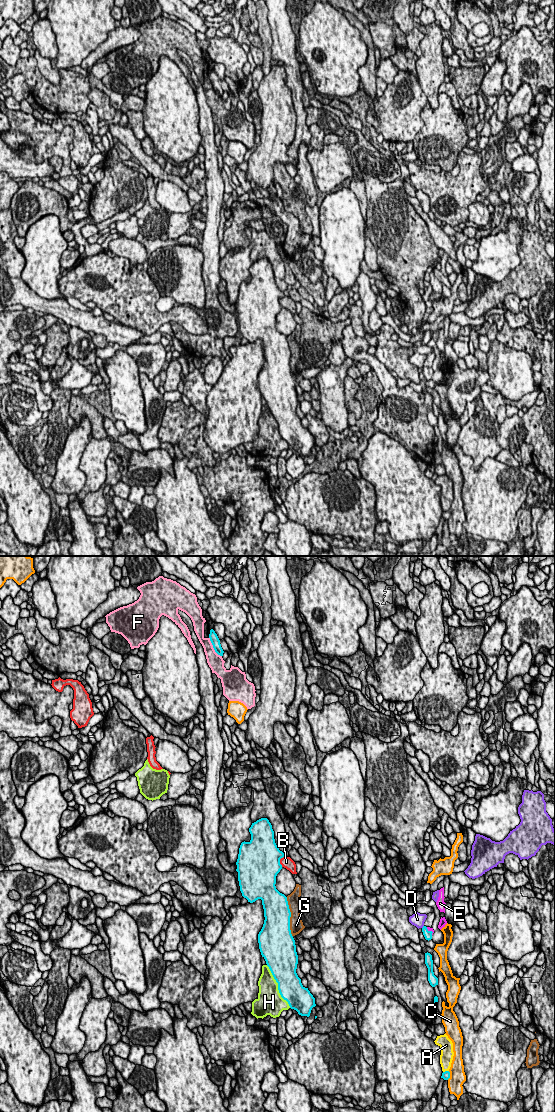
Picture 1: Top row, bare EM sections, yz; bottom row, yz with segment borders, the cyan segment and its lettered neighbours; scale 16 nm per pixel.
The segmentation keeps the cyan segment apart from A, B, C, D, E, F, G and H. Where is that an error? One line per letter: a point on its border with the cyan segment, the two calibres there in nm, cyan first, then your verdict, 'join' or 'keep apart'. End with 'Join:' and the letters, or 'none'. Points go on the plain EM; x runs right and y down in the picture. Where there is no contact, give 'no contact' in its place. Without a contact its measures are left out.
A: contact yz (445, 511); calibres 130 and 220 nm; keep apart
B: contact yz (279, 301); calibres 500 and 190 nm; keep apart
C: contact yz (449, 515); calibres 130 and 260 nm; keep apart
D: contact yz (423, 367); calibres 130 and 220 nm; keep apart
E: contact yz (430, 371); calibres 130 and 60 nm; join
F: contact yz (213, 87); calibres 140 and 240 nm; keep apart
G: contact yz (290, 356); calibres 420 and 220 nm; keep apart
H: contact yz (278, 426); calibres 380 and 380 nm; keep apart
Join: E

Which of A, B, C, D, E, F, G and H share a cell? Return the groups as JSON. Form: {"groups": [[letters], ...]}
{"groups": [["A"], ["B"], ["C"], ["D"], ["E"], ["F"], ["G"], ["H"]]}

